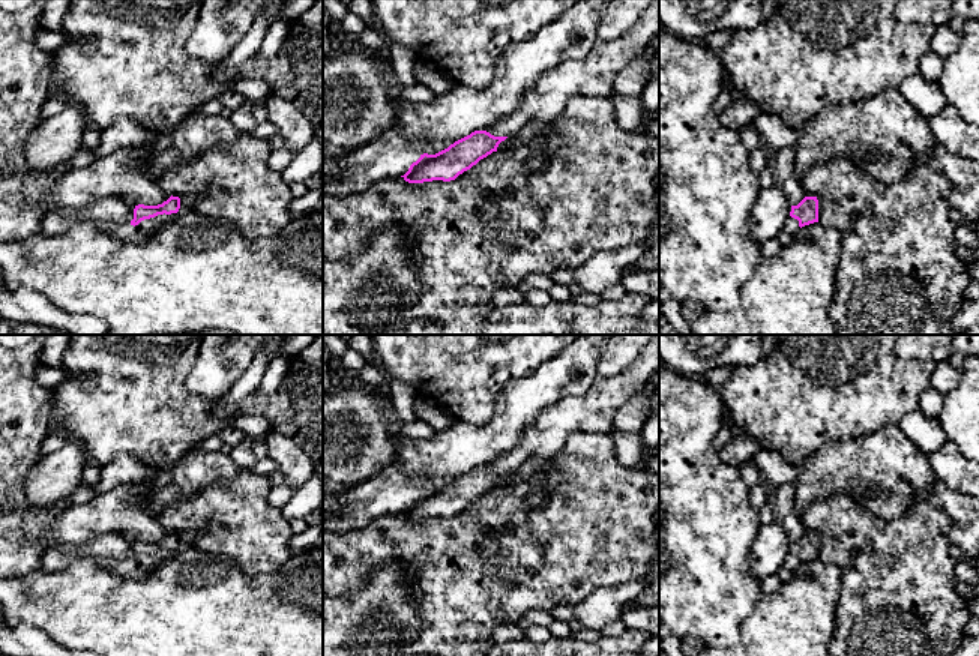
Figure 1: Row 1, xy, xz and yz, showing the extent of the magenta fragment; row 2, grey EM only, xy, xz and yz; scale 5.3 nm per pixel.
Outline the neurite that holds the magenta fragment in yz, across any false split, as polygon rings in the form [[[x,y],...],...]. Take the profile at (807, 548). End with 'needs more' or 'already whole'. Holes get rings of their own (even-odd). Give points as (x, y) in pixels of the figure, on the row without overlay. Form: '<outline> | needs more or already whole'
[[[805,533],[797,542],[791,542],[790,554],[776,576],[781,582],[787,582],[802,563],[814,558],[818,558],[818,536],[817,533]]] | needs more

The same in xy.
[[[195,531],[170,533],[158,542],[138,540],[134,545],[134,555],[129,560],[113,564],[113,567],[126,576],[141,576],[158,567],[165,560],[177,555],[194,543]]] | needs more

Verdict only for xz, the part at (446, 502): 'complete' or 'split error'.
split error

